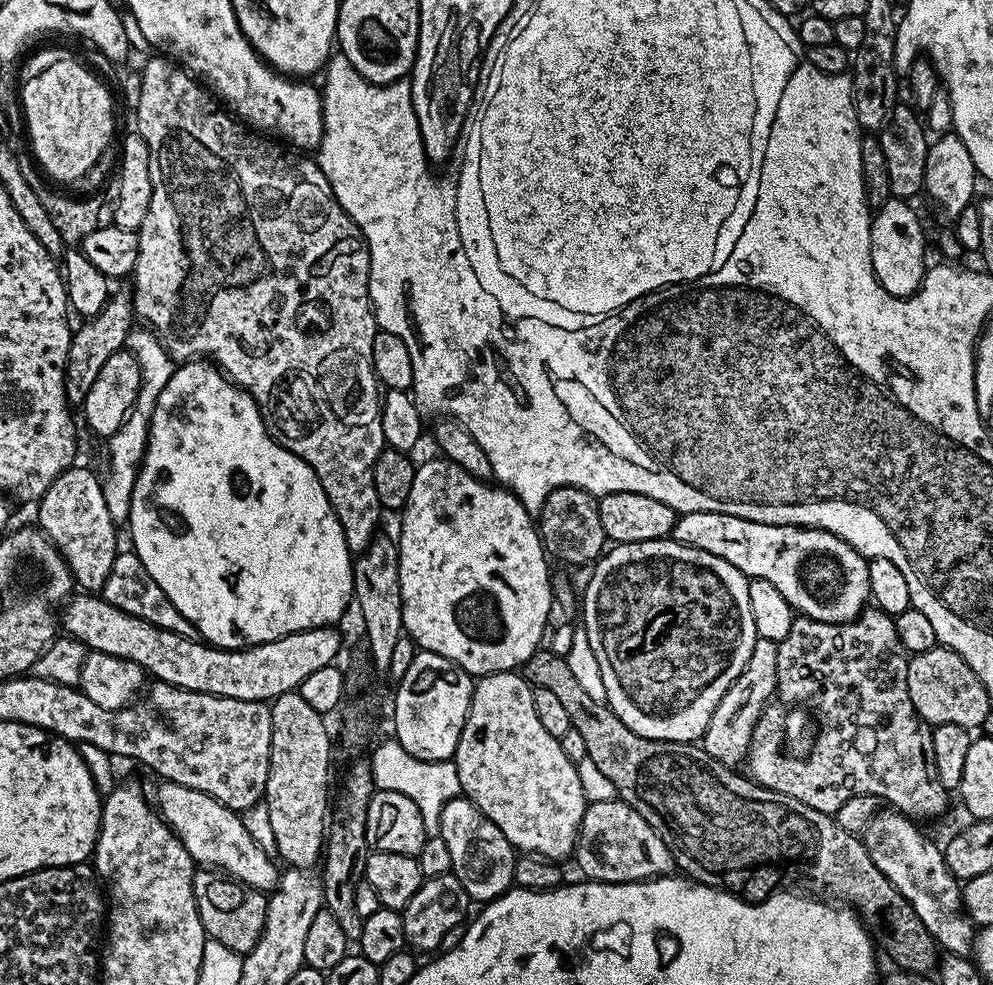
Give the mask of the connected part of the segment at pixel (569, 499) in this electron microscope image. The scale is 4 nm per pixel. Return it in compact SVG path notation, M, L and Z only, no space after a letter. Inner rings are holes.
M555 488L549 494L538 513L538 531L545 553L553 561L561 560L567 566L575 566L600 559L606 548L606 537L598 514L599 505L597 497L581 488Z

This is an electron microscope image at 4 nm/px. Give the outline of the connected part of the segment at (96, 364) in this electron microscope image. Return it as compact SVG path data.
M113 291L101 312L96 316L87 317L82 324L84 325L80 329L77 327L72 333L70 350L64 367L64 389L69 405L72 406L83 405L86 394L90 394L103 364L124 348L126 338L134 326L131 295L127 291Z

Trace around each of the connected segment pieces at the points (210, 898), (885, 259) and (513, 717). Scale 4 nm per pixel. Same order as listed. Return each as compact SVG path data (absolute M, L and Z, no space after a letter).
M219 870L197 871L193 875L192 885L194 902L204 927L205 937L222 942L222 946L230 946L230 950L241 954L254 950L266 926L268 896Z
M888 200L875 209L870 234L870 262L876 281L895 296L911 296L924 280L924 228L907 200Z
M516 670L510 672L492 672L488 676L479 677L472 689L472 701L468 707L468 717L464 720L464 725L460 731L454 761L456 763L458 778L461 780L461 793L467 796L469 800L472 800L474 806L478 806L478 810L482 810L482 814L486 814L486 818L490 818L490 822L494 822L494 826L498 826L498 830L502 830L502 834L506 834L506 838L512 843L513 848L524 854L544 856L547 860L564 862L567 856L569 859L575 853L576 836L580 833L580 823L582 822L582 814L586 807L586 801L584 799L582 782L579 781L577 765L572 764L570 758L566 758L566 754L562 754L562 746L559 739L546 734L546 729L542 727L542 721L538 719L538 714L534 710L532 690L533 685L525 680L523 675Z

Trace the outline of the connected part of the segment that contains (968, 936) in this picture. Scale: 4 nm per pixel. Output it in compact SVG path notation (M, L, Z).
M877 811L862 833L864 846L869 851L870 858L914 908L914 913L918 914L918 918L922 920L939 947L944 952L968 956L972 951L977 929L962 910L962 884L947 868L941 845L927 840L903 812L887 811Z

